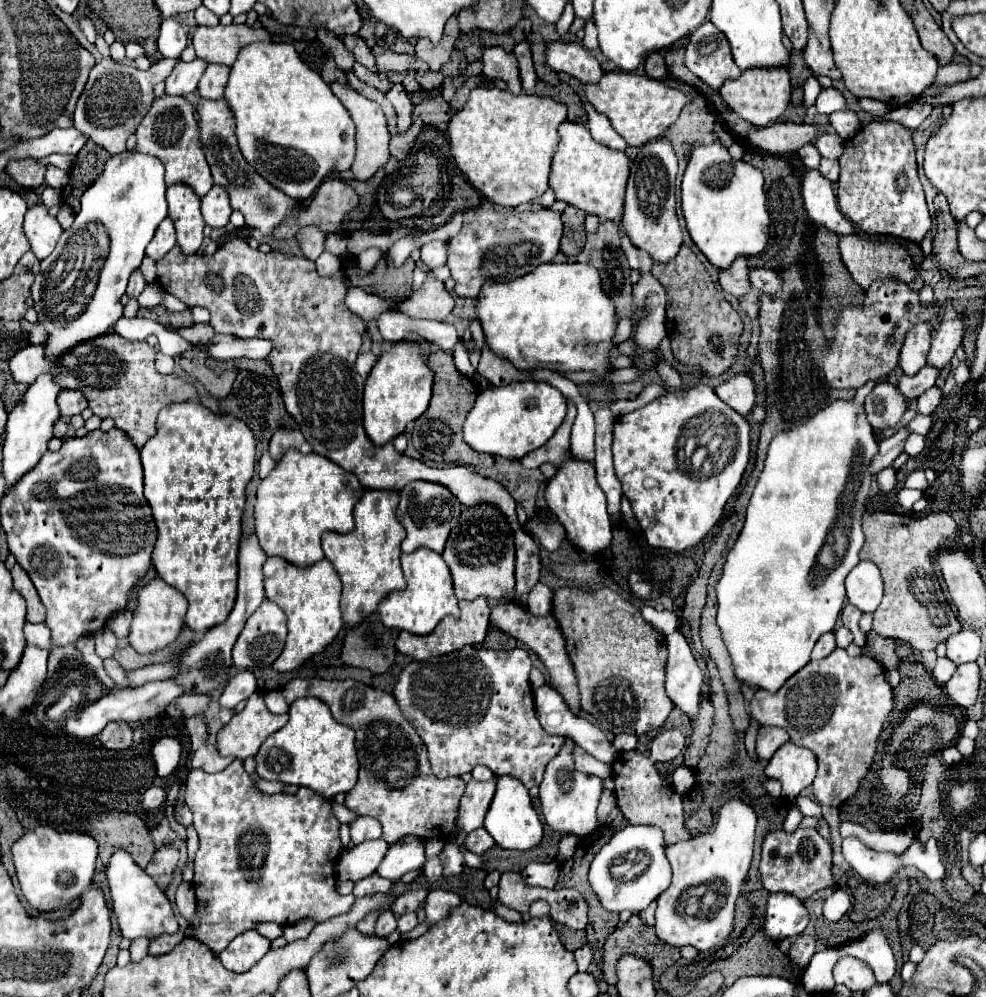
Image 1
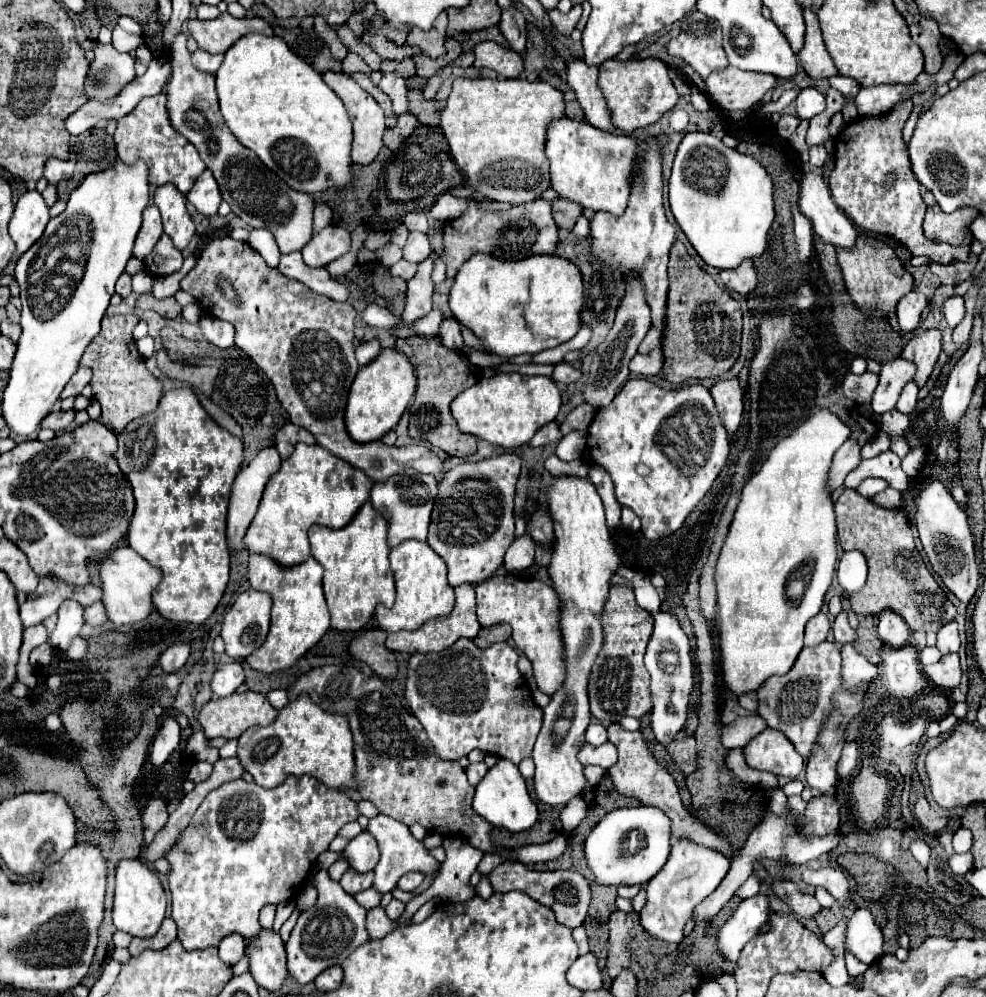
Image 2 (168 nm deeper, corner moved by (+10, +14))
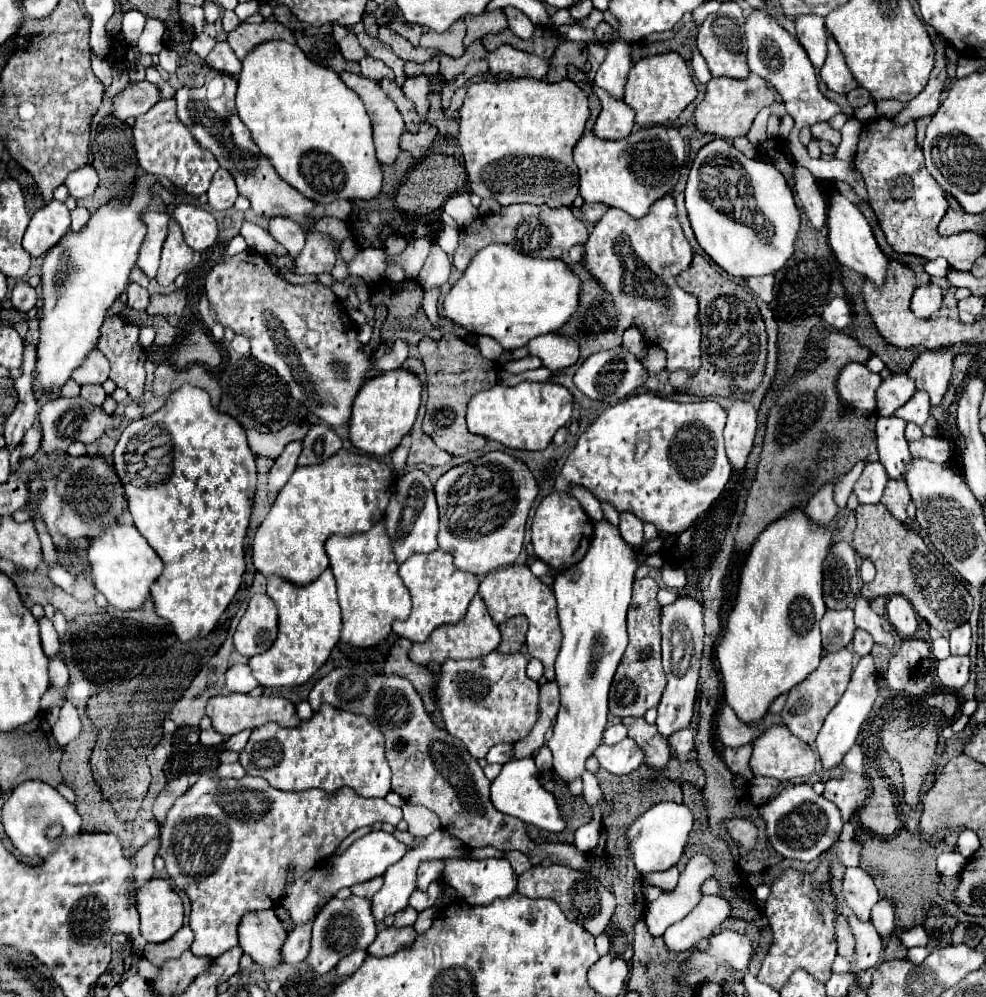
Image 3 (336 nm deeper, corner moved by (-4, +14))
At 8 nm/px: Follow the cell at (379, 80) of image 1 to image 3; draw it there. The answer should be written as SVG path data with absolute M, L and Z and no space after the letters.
M370 56L362 58L362 60L360 60L360 68L362 68L360 74L366 76L366 78L370 78L370 80L374 80L374 82L380 82L380 80L384 80L384 78L394 80L394 72L392 72L384 62L380 62L380 60L376 60L376 58L370 58Z

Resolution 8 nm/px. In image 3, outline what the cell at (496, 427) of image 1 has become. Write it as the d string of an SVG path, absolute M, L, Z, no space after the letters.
M520 382L518 386L496 384L490 390L476 394L468 404L468 430L484 438L496 440L506 448L544 450L558 428L566 426L572 416L574 396L568 388L556 382Z

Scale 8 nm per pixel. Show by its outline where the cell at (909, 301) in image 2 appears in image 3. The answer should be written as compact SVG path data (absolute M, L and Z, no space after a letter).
M922 284L914 290L912 296L912 312L920 318L930 318L932 314L936 314L940 310L940 302L942 302L942 292L936 284Z

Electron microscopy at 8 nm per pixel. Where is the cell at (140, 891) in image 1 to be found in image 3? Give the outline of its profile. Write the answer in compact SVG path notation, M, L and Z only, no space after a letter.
M150 880L138 890L138 912L140 932L152 944L172 938L184 920L182 900L168 880Z

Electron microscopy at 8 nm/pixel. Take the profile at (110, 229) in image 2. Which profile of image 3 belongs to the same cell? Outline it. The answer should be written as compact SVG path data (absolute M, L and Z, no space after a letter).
M142 176L134 182L132 190L126 192L126 200L116 200L90 216L88 226L82 232L70 232L62 238L46 256L42 266L42 300L44 318L40 322L40 342L38 342L38 388L46 394L58 394L64 382L72 376L74 368L84 362L88 352L96 348L100 326L108 308L126 290L130 280L130 270L136 264L140 244L146 234L146 226L140 220L140 212L150 204L150 186L156 182L152 176Z

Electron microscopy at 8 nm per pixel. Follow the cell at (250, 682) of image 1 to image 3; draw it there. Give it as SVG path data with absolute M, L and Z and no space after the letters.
M234 664L226 670L226 688L228 688L228 692L248 694L256 686L258 686L258 682L252 676L252 670L250 670L248 664Z

